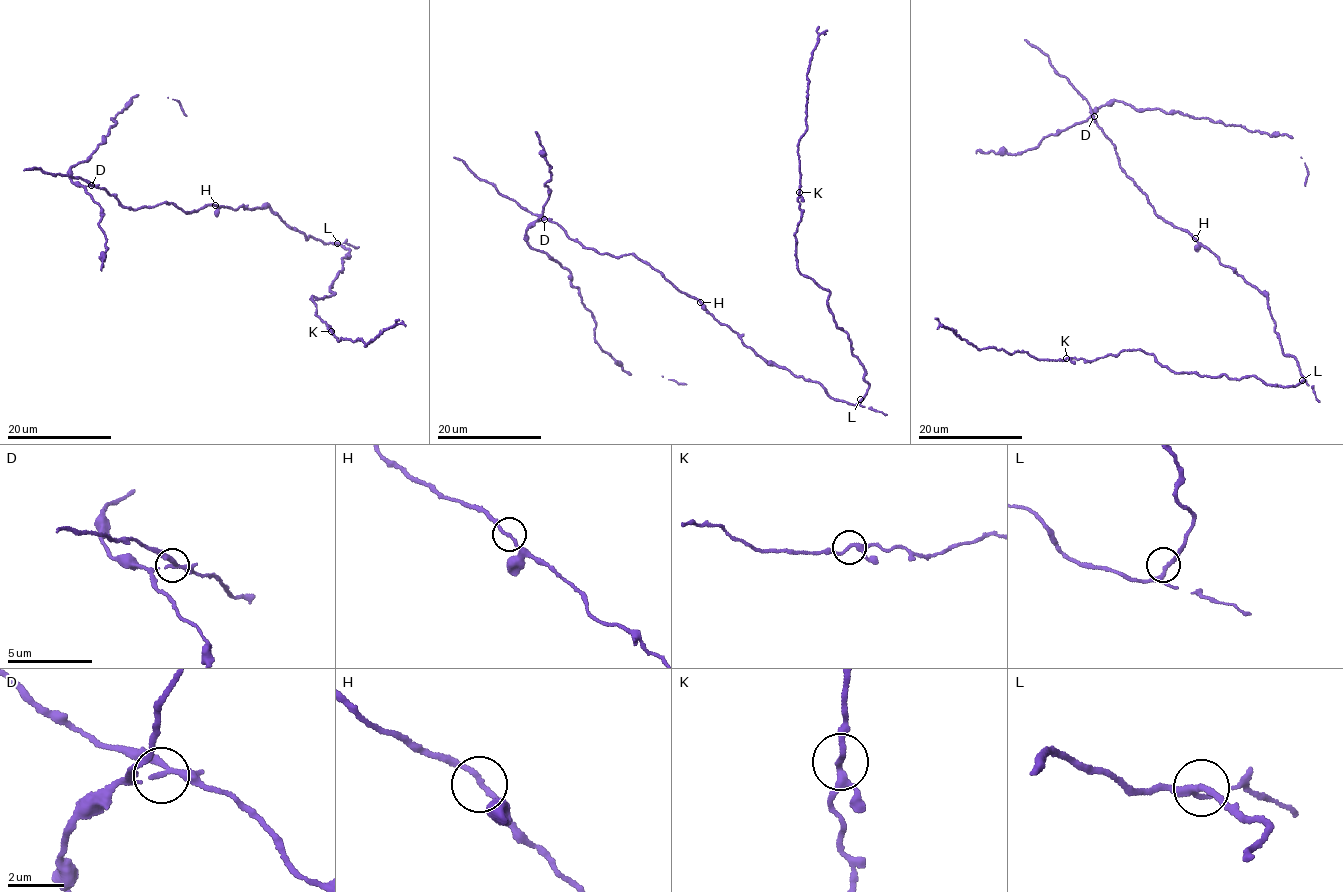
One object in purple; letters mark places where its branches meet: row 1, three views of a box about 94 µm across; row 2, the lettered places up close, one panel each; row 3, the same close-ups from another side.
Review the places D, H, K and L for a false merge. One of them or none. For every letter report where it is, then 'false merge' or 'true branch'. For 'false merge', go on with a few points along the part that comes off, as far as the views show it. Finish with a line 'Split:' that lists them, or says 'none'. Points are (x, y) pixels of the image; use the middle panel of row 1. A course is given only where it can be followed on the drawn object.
D: at (544, 219); false merge
H: at (700, 302); true branch
K: at (799, 192); true branch
L: at (860, 399); true branch
Split: D

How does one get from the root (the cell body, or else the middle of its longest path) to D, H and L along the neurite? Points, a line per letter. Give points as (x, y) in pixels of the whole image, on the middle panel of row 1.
D: (759, 357), (697, 299), (683, 293), (640, 259), (630, 254), (599, 254), (571, 239), (558, 224), (543, 220)
H: (759, 357), (700, 302)
L: (759, 357), (797, 377), (818, 382), (832, 398), (850, 404), (857, 404), (860, 399)

